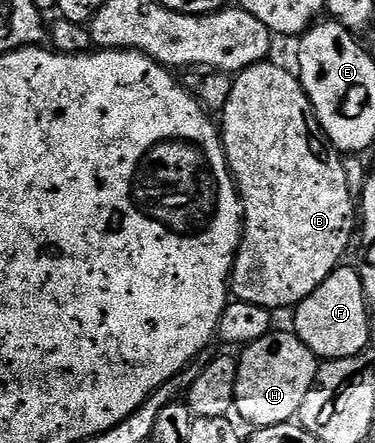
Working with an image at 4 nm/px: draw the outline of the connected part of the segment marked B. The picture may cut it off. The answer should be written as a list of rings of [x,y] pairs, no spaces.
[[[272,60],[235,75],[222,117],[224,123],[218,126],[220,140],[244,209],[244,232],[232,265],[231,297],[273,312],[283,306],[295,308],[345,261],[344,253],[354,242],[358,206],[350,198],[343,157],[320,127],[299,77],[284,66],[275,66]]]

